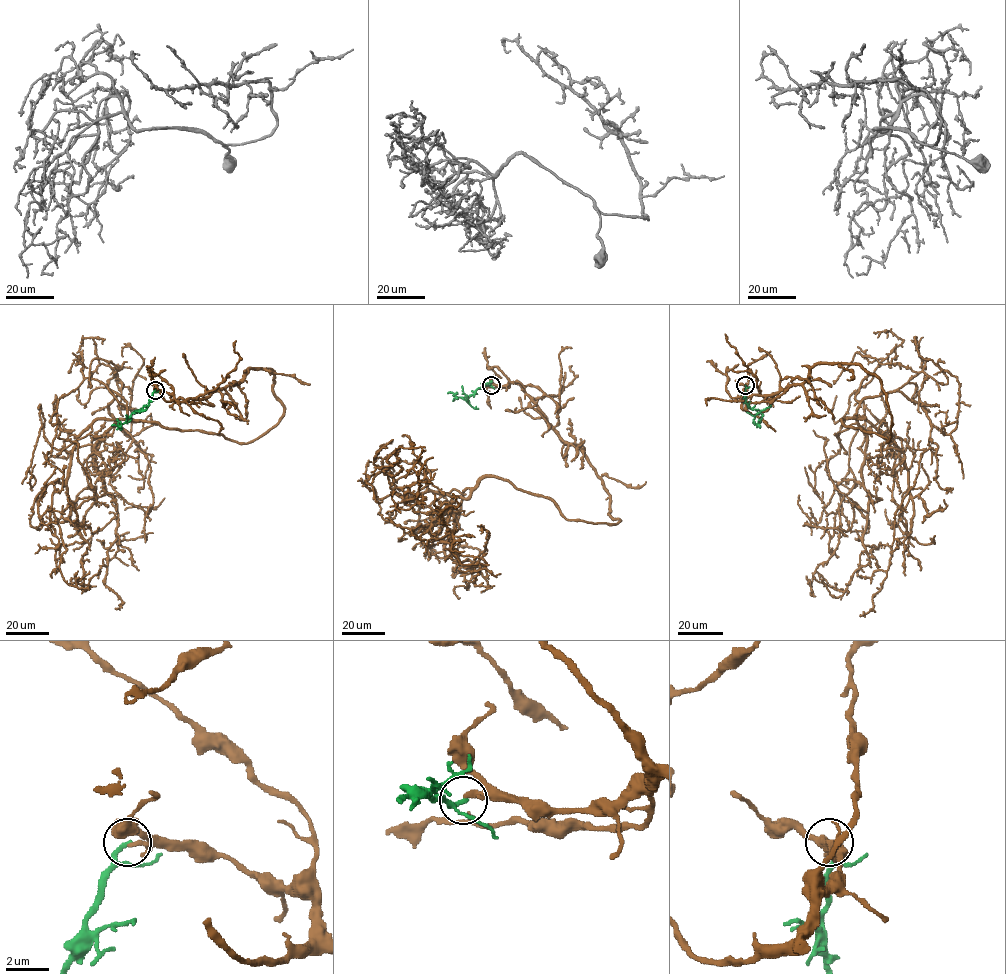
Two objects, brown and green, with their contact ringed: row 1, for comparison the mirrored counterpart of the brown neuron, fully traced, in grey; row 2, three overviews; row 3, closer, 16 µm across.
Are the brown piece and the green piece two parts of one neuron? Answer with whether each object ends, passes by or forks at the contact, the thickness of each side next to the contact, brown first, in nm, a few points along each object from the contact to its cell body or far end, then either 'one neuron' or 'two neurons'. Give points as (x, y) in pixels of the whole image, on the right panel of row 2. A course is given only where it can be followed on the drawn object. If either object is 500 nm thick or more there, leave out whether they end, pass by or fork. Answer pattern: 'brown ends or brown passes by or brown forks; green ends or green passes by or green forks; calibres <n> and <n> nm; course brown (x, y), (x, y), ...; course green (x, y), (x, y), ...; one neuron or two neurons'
brown ends; green ends; calibres 220 and 200 nm; course brown (745, 385), (880, 379), (890, 439), (842, 419), (864, 416), (868, 515), (816, 527), (799, 495); course green (745, 385), (747, 406), (758, 410), (763, 416), (755, 424), (754, 419); two neurons

